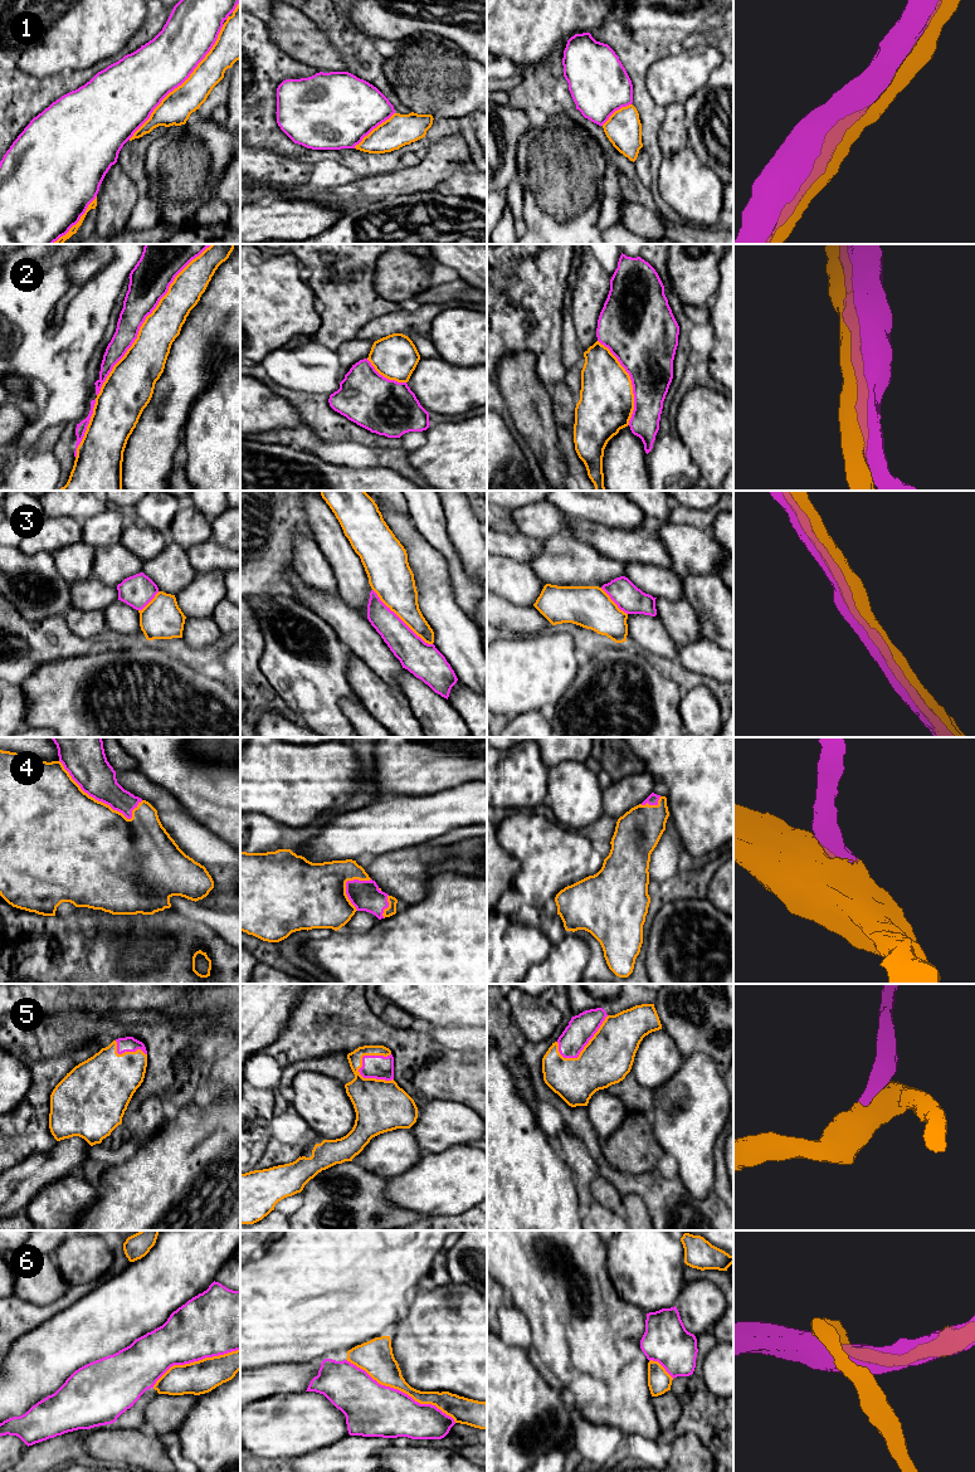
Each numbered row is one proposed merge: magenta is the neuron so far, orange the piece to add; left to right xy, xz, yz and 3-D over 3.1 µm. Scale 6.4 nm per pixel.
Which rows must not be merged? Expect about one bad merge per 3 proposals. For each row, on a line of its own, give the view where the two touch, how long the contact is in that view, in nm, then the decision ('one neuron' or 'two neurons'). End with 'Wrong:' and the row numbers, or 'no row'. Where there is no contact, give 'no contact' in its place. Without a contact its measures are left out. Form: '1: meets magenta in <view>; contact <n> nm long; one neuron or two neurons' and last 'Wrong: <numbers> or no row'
1: meets magenta in xy; contact 950 nm long; one neuron
2: meets magenta in xy; contact 1200 nm long; two neurons
3: meets magenta in xz; contact 500 nm long; two neurons
4: meets magenta in xy; contact 600 nm long; one neuron
5: meets magenta in xz; contact 260 nm long; one neuron
6: meets magenta in xz; contact 800 nm long; one neuron
Wrong: 2, 3

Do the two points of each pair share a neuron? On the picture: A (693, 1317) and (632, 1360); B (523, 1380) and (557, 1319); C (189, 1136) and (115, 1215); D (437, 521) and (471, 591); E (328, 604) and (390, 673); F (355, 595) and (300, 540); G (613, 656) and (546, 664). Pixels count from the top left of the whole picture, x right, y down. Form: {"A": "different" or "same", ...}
{"A": "different", "B": "different", "C": "same", "D": "same", "E": "same", "F": "different", "G": "different"}

